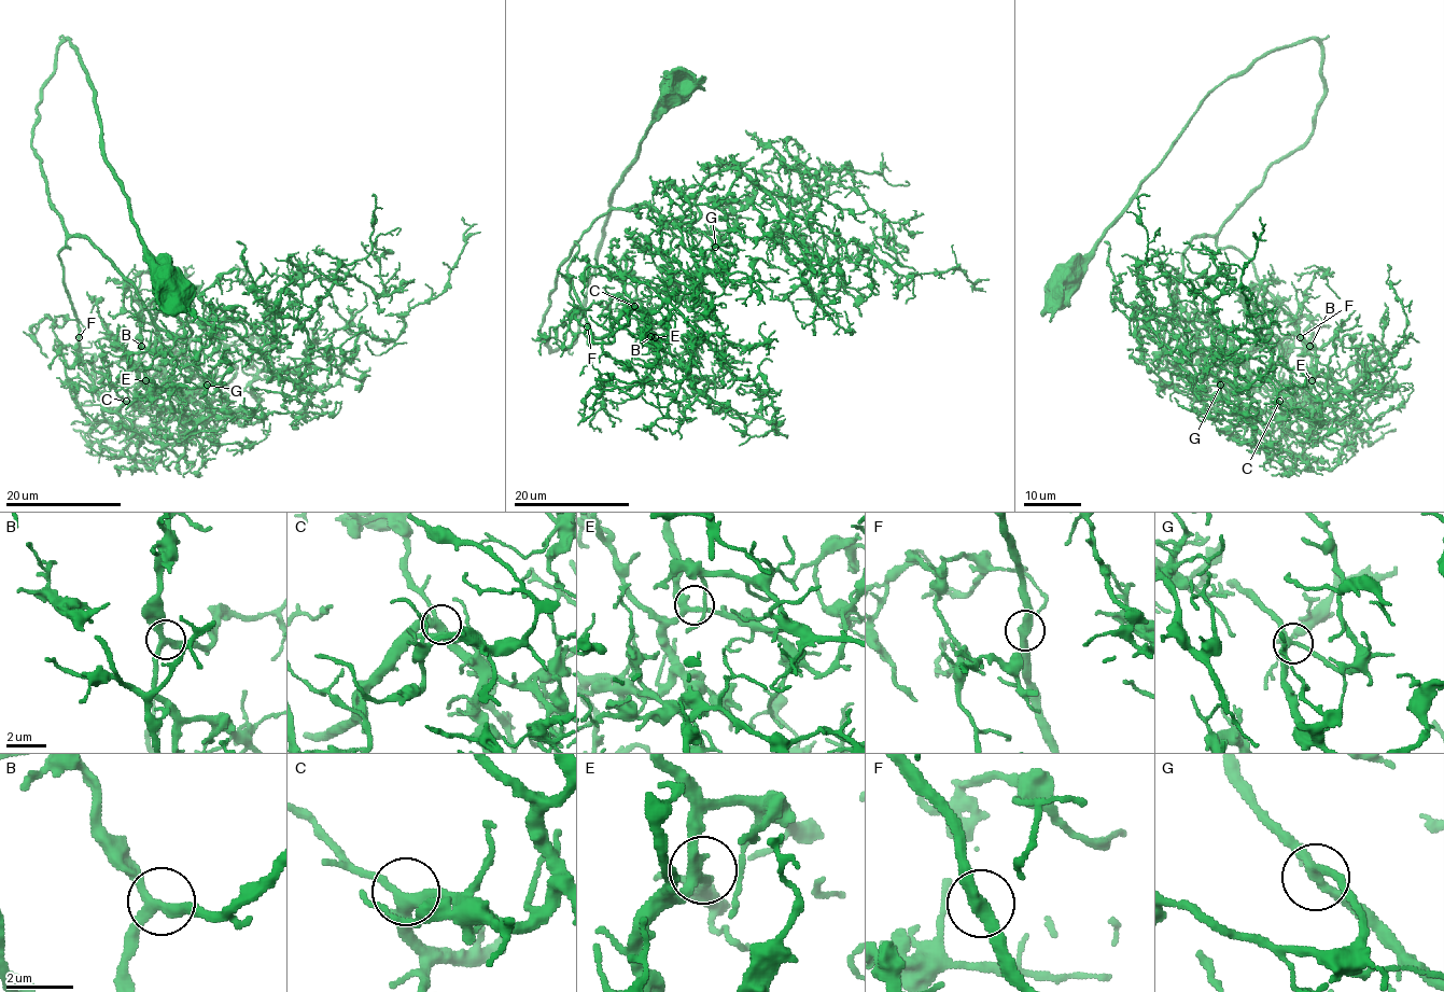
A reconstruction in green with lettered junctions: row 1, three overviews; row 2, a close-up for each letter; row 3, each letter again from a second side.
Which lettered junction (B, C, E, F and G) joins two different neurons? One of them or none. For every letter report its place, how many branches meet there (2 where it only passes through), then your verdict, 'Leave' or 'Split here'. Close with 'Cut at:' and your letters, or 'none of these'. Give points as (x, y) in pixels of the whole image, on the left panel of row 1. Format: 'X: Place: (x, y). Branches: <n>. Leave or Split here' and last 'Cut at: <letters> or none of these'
B: Place: (141, 346). Branches: 3. Leave
C: Place: (126, 401). Branches: 3. Leave
E: Place: (145, 380). Branches: 3. Leave
F: Place: (79, 337). Branches: 3. Leave
G: Place: (207, 385). Branches: 3. Leave
Cut at: none of these

